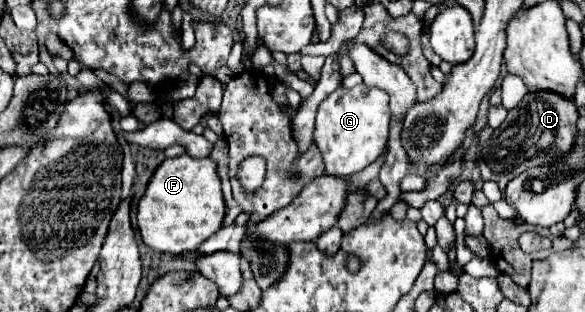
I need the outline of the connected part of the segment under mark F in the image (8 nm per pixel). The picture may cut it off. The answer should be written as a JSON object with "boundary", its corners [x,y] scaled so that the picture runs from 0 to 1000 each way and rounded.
{"boundary":[[[311,494],[297,513],[280,513],[260,558],[246,628],[236,647],[236,744],[243,776],[284,814],[311,814],[335,801],[352,763],[373,744],[383,705],[386,667],[376,603],[376,571],[369,564],[369,519],[359,506],[328,506]]]}

